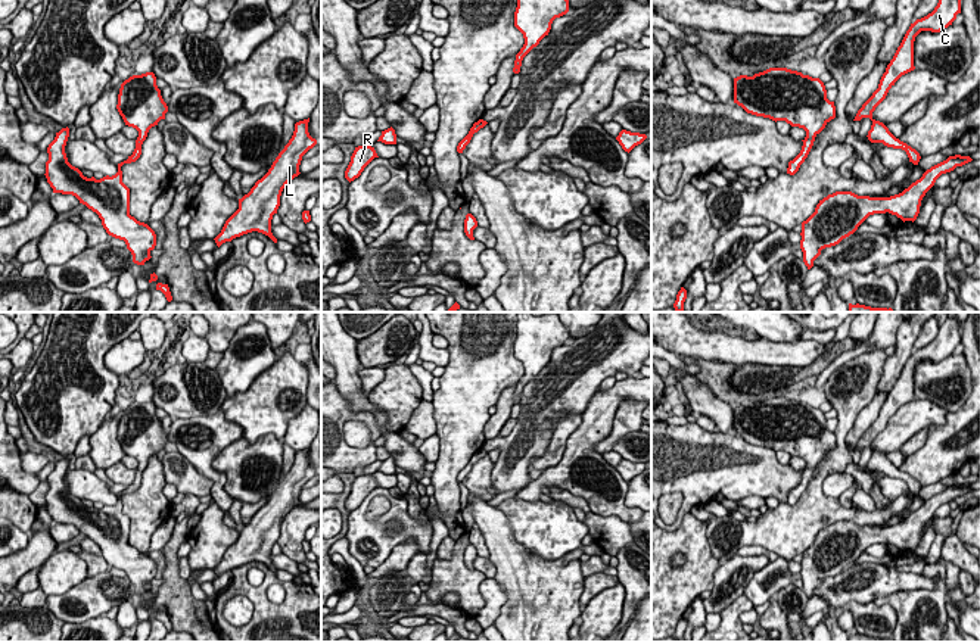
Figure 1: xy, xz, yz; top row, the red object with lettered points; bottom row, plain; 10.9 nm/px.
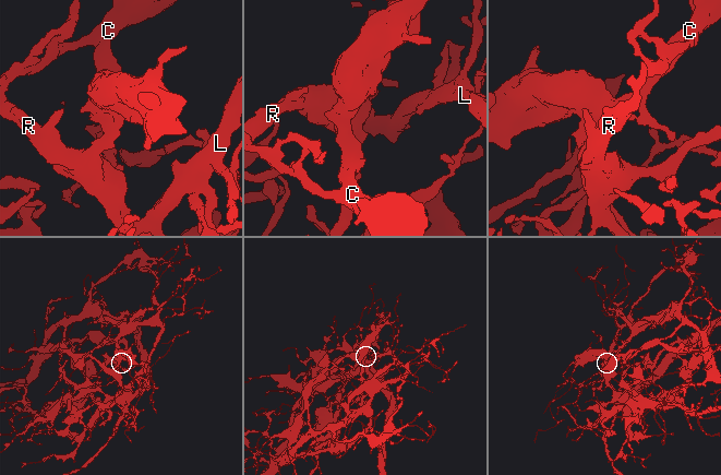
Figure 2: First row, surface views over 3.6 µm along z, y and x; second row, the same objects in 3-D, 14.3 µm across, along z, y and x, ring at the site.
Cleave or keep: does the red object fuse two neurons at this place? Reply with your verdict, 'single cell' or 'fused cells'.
fused cells

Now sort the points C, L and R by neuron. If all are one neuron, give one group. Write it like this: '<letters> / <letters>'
C / L R

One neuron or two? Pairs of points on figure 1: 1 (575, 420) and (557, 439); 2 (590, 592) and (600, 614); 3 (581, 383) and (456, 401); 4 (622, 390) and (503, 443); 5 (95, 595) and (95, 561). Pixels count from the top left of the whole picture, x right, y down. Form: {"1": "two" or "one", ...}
{"1": "one", "2": "two", "3": "two", "4": "two", "5": "two"}

